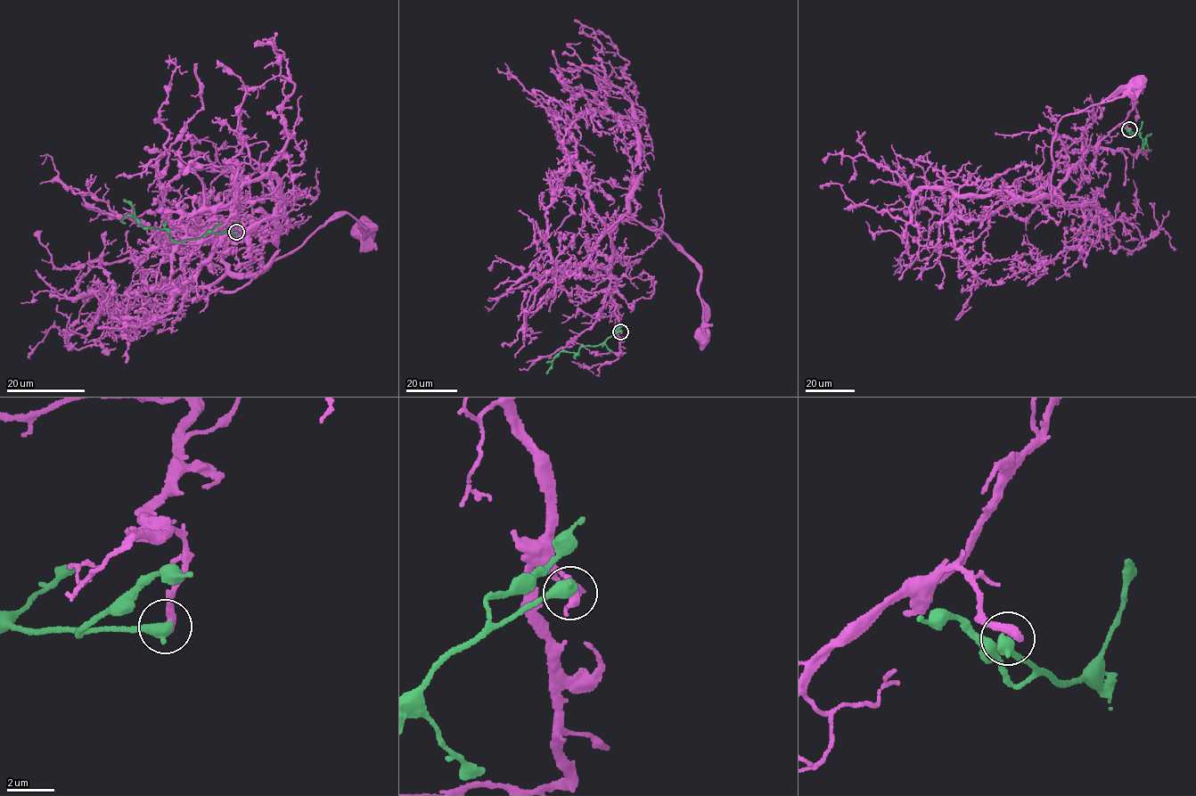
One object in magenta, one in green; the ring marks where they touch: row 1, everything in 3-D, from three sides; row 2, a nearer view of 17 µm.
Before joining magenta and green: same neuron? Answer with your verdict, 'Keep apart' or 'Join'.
Keep apart

